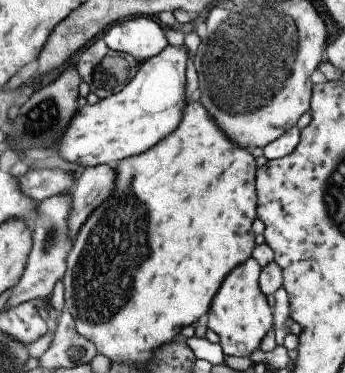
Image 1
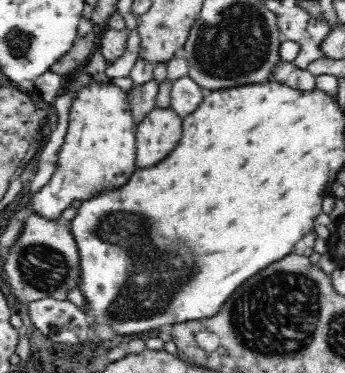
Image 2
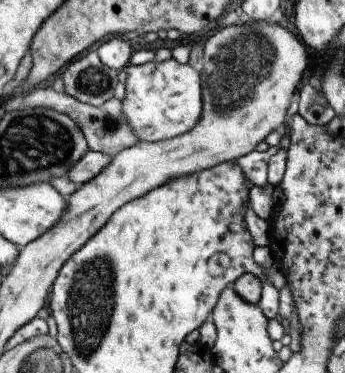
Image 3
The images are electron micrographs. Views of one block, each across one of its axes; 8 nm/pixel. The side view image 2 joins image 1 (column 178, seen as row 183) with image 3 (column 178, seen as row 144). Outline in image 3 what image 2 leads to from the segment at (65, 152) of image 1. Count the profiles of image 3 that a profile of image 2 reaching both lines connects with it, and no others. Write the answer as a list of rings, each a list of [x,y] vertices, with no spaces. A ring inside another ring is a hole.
[[[175,58],[165,62],[145,62],[141,66],[127,64],[123,68],[127,74],[125,96],[121,100],[121,110],[131,132],[139,142],[165,142],[189,132],[201,112],[201,76],[187,64],[179,64]]]

